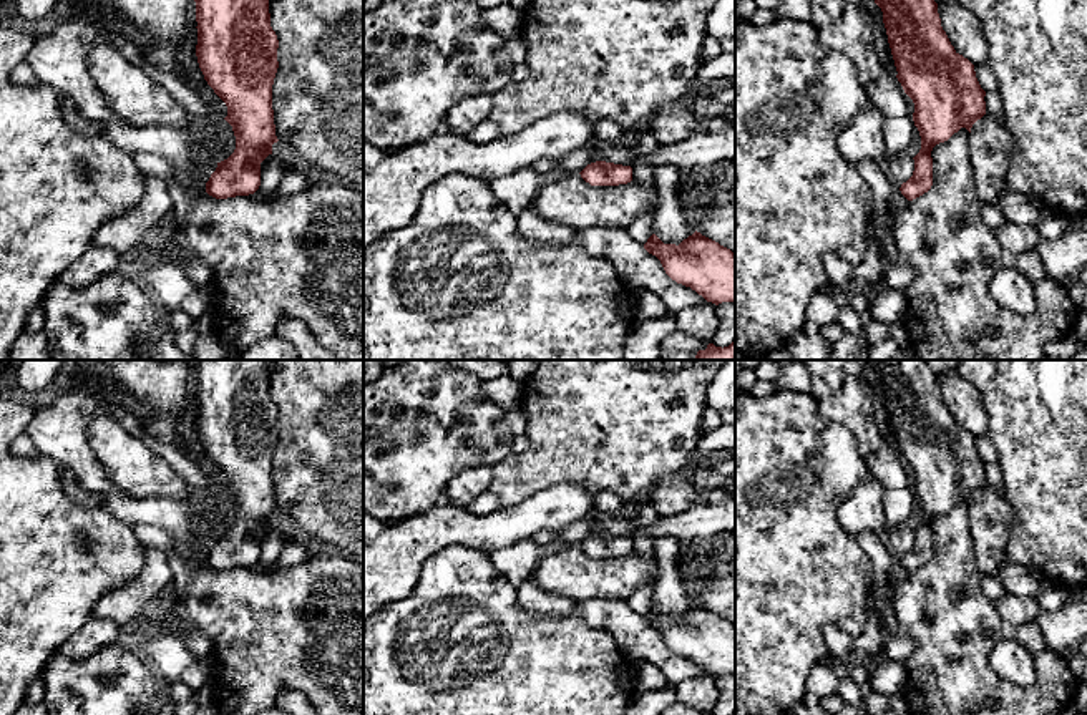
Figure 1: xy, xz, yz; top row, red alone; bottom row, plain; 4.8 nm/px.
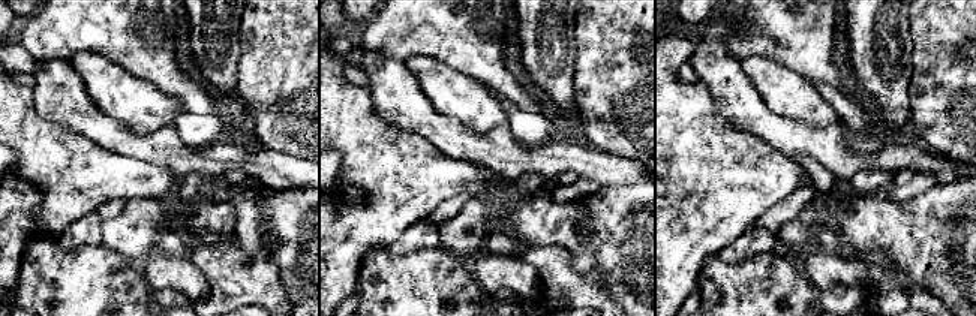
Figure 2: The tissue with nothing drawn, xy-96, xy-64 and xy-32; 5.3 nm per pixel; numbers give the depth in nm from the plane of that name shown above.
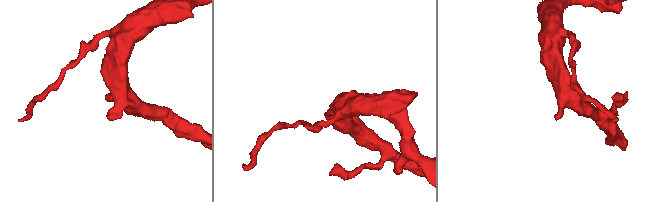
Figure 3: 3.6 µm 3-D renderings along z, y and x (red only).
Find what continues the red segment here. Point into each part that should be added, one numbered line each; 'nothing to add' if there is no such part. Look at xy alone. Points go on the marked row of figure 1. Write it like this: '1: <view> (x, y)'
nothing to add

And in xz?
nothing to add

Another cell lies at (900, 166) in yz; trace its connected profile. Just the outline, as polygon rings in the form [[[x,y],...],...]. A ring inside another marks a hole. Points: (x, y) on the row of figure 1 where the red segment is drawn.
[[[901,151],[886,158],[885,169],[893,184],[903,184],[913,176],[914,159]]]

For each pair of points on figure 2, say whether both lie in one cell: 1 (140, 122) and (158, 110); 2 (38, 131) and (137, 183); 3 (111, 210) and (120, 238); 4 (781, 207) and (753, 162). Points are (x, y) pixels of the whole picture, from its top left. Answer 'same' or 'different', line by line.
1: same
2: same
3: different
4: different

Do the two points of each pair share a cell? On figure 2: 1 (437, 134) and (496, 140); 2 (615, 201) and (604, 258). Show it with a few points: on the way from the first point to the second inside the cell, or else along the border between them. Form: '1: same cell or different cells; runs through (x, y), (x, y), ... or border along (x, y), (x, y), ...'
1: same cell; runs through (452, 137), (459, 141), (482, 141)
2: same cell; runs through (615, 214), (615, 244)

